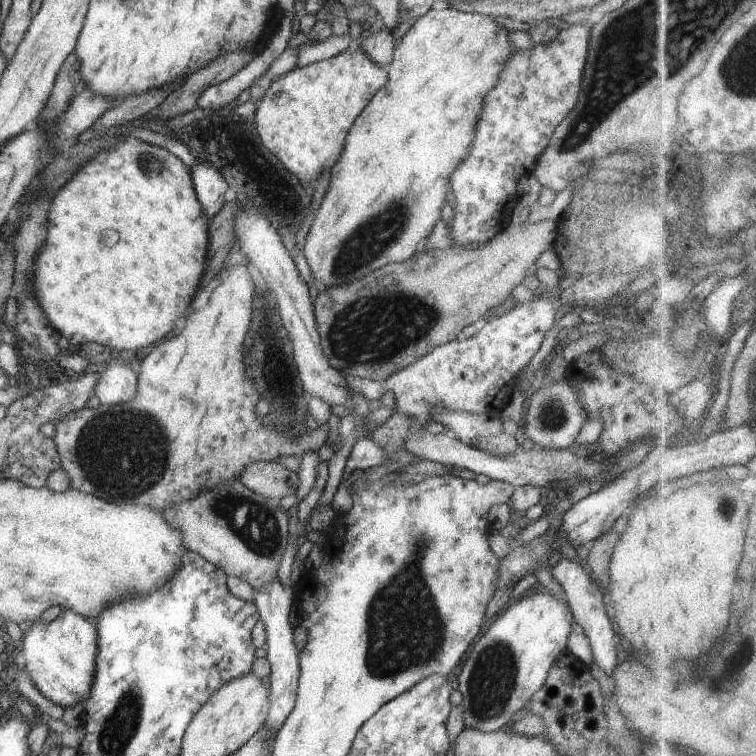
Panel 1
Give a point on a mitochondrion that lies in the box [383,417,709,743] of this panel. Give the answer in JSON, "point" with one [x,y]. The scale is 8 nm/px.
{"point":[491,677]}

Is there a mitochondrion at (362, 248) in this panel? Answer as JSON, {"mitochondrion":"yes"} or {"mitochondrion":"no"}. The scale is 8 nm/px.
{"mitochondrion":"yes"}

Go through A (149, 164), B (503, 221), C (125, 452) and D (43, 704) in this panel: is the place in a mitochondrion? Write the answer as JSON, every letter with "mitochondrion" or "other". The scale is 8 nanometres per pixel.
{"A":"mitochondrion","B":"other","C":"mitochondrion","D":"other"}

